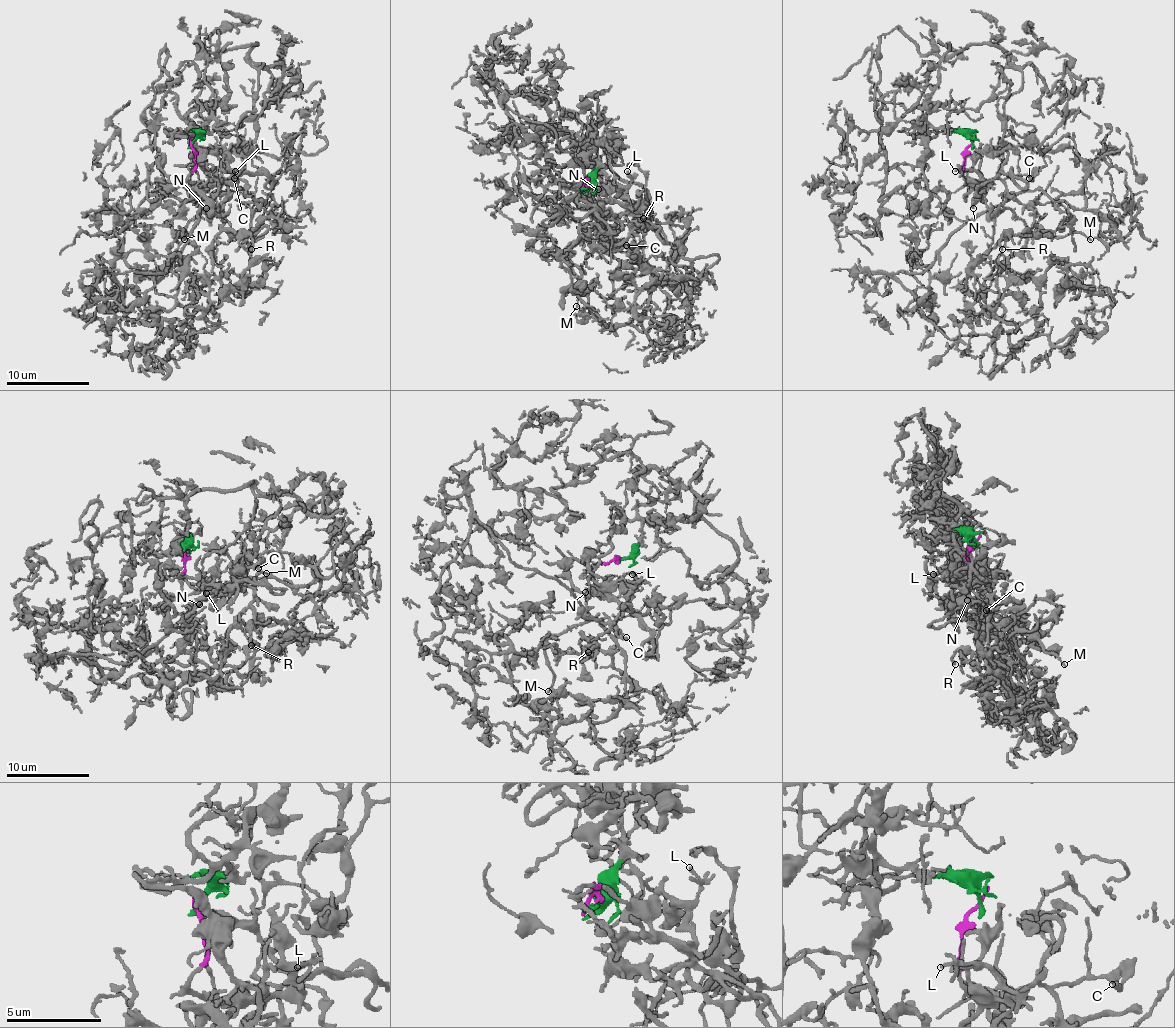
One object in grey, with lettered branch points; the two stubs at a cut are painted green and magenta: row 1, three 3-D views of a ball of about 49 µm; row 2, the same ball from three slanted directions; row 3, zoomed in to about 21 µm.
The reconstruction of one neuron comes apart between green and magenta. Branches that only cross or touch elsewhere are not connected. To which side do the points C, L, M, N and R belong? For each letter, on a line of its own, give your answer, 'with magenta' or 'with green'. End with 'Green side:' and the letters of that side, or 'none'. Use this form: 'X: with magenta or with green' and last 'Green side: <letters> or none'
C: with magenta
L: with magenta
M: with magenta
N: with magenta
R: with magenta
Green side: none

